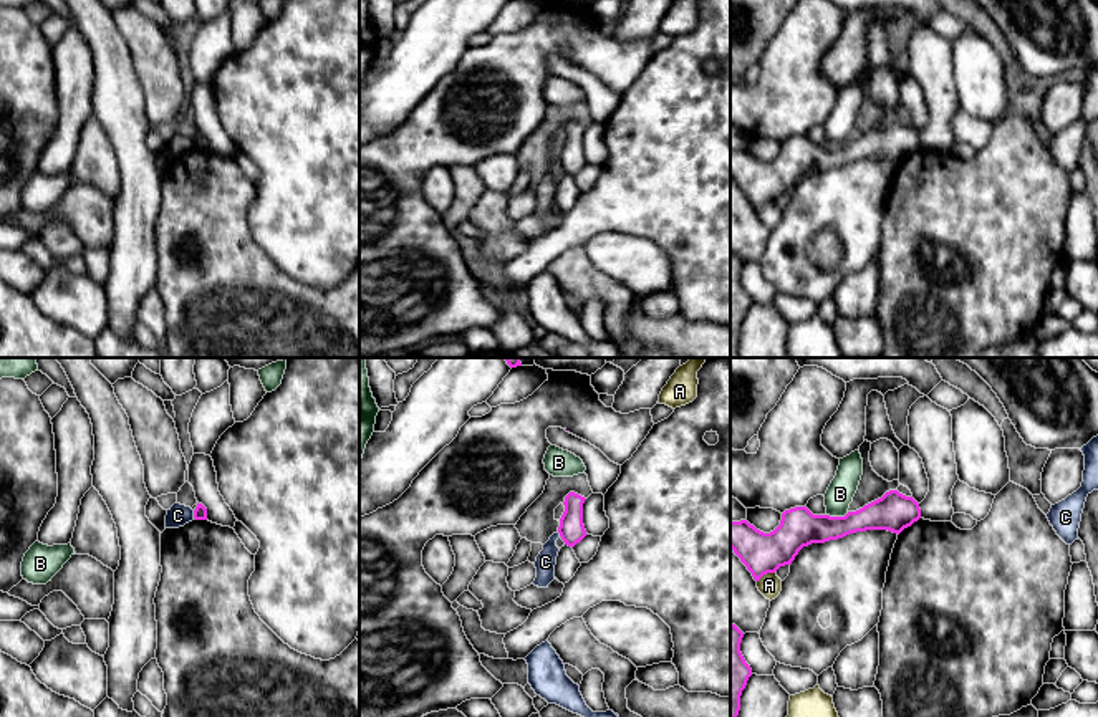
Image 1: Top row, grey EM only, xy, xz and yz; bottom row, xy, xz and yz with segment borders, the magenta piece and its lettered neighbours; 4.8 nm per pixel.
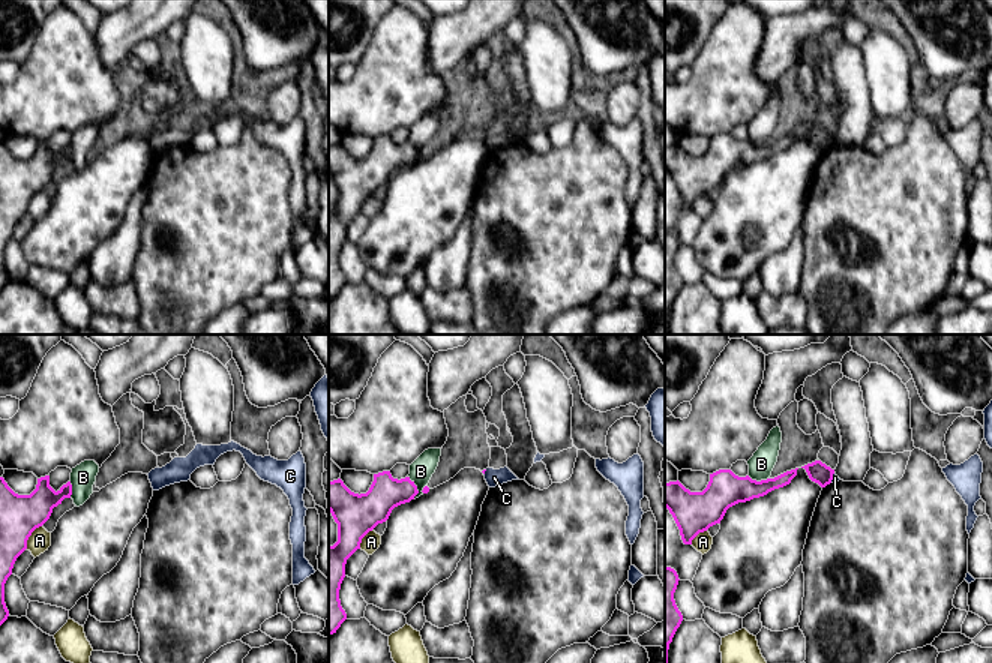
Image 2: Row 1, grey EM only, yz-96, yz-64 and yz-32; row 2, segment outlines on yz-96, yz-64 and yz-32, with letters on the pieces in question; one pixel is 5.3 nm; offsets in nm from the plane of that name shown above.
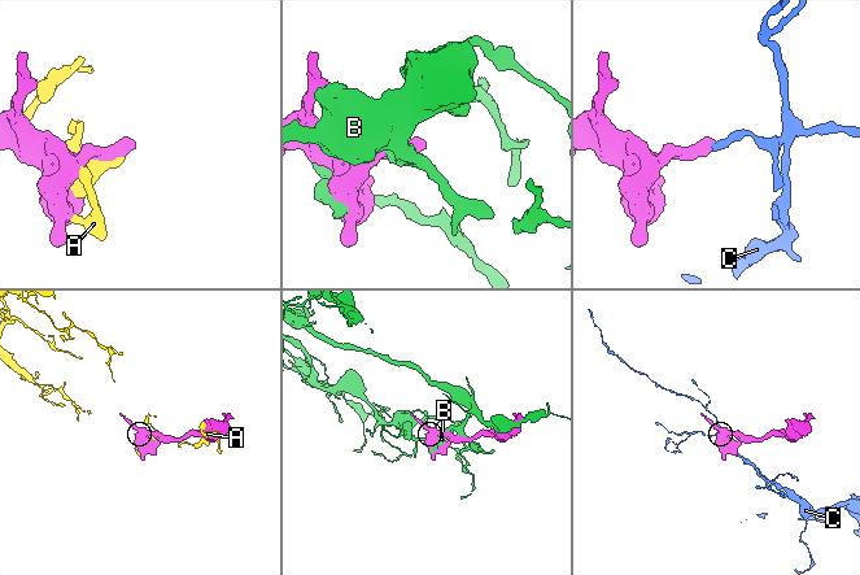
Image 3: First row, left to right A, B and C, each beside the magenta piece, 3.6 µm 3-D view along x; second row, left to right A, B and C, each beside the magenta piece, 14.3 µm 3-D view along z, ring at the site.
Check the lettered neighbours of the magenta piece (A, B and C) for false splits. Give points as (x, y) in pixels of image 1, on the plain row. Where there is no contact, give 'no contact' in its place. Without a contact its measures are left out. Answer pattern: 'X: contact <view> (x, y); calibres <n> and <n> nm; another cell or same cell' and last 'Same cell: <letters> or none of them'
A: contact yz (765, 202); calibres 200 and 110 nm; another cell
B: contact yz (837, 146); calibres 190 and 130 nm; another cell
C: contact xy (194, 143); calibres 60 and 100 nm; another cell
Same cell: none of them

